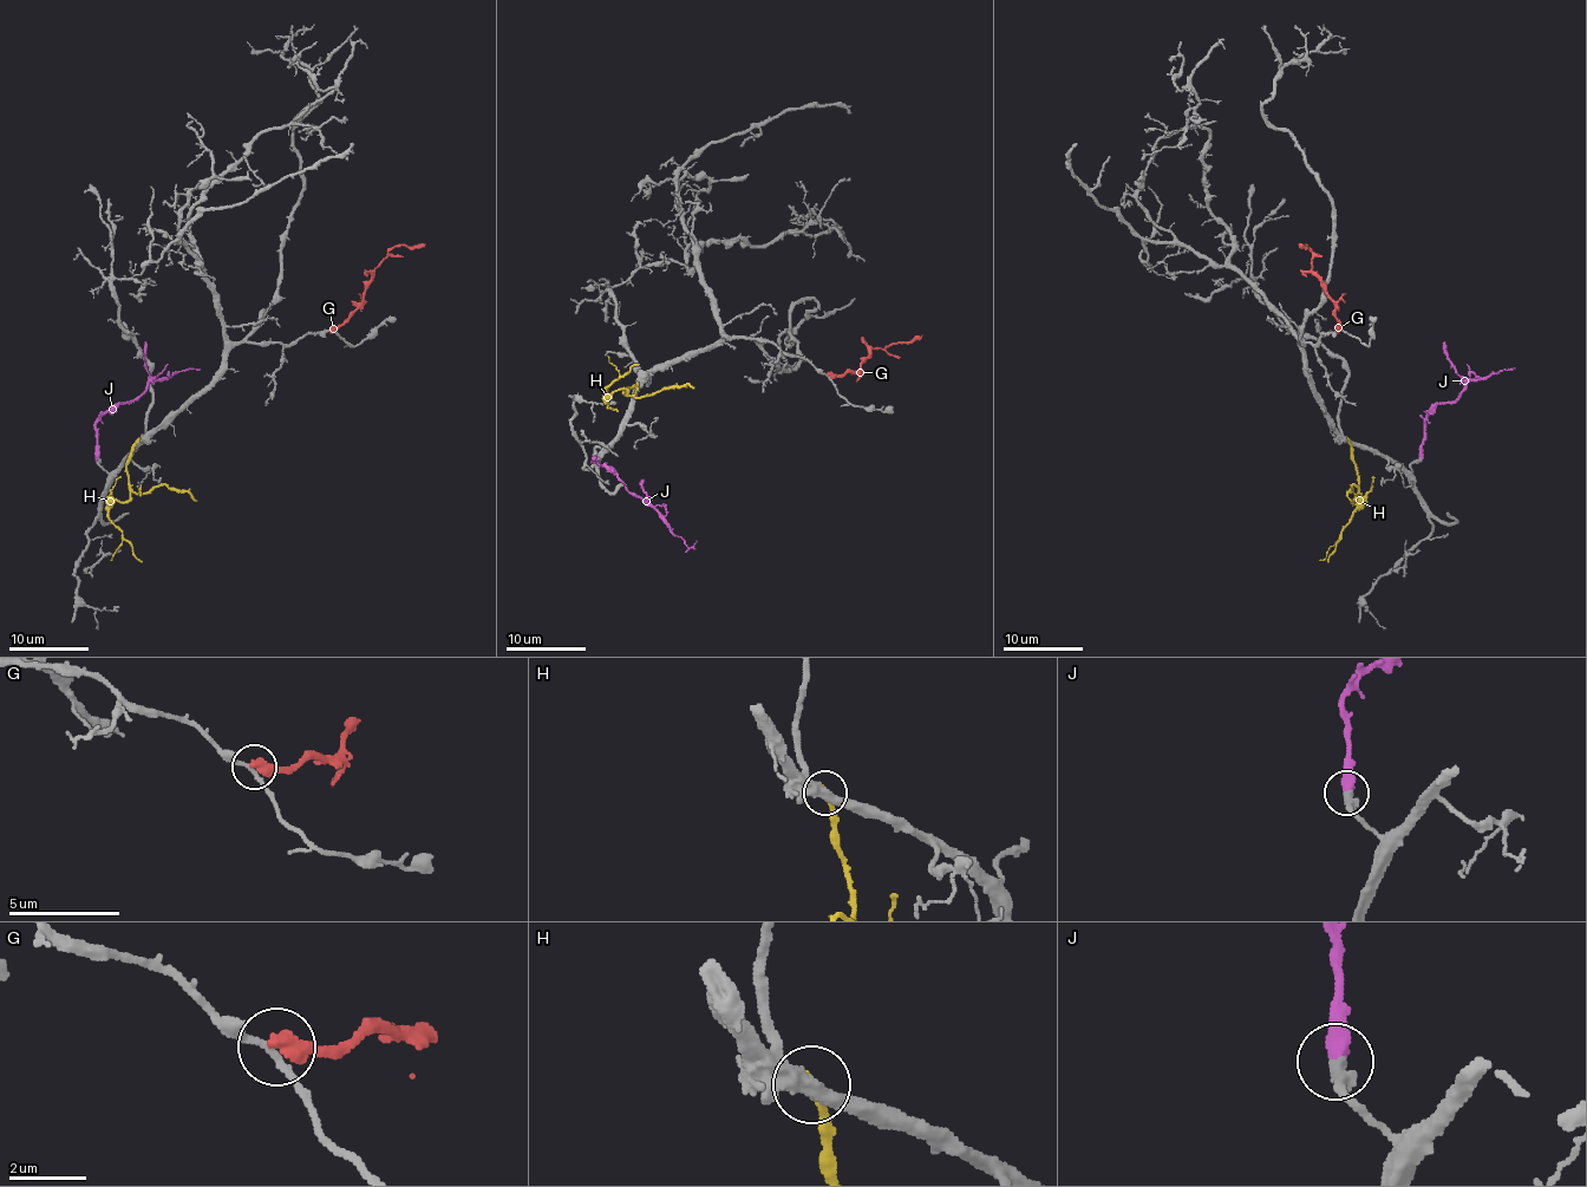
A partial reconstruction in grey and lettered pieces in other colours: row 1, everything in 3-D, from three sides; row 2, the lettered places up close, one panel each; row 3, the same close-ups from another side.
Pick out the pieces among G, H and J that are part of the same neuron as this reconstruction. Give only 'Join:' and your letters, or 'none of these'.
Join: J

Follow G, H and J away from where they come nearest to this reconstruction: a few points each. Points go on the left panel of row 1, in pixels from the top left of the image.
G: (331, 330), (356, 310), (367, 282), (387, 252), (396, 246), (425, 243)
H: (138, 441), (126, 467), (130, 497), (113, 503), (108, 515), (132, 553), (142, 561)
J: (96, 457), (96, 423), (106, 412), (130, 403), (154, 380), (178, 370), (201, 369)

